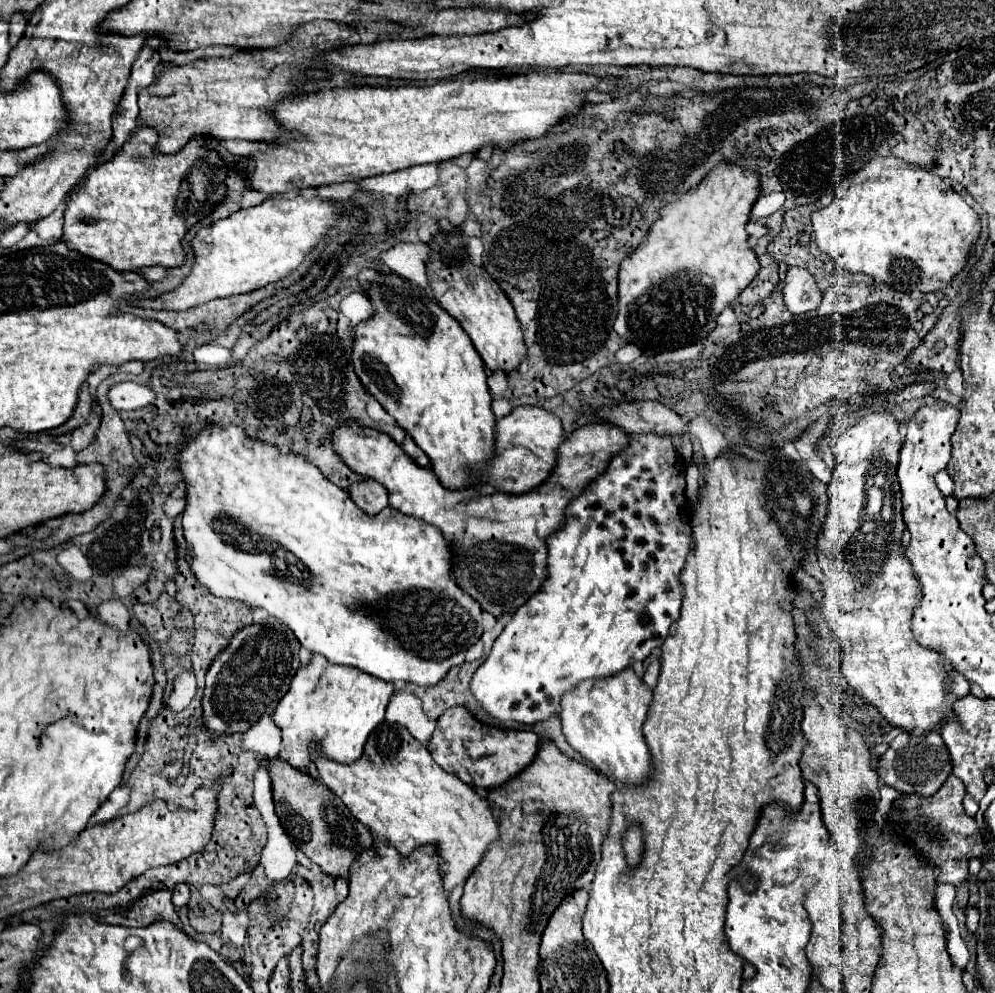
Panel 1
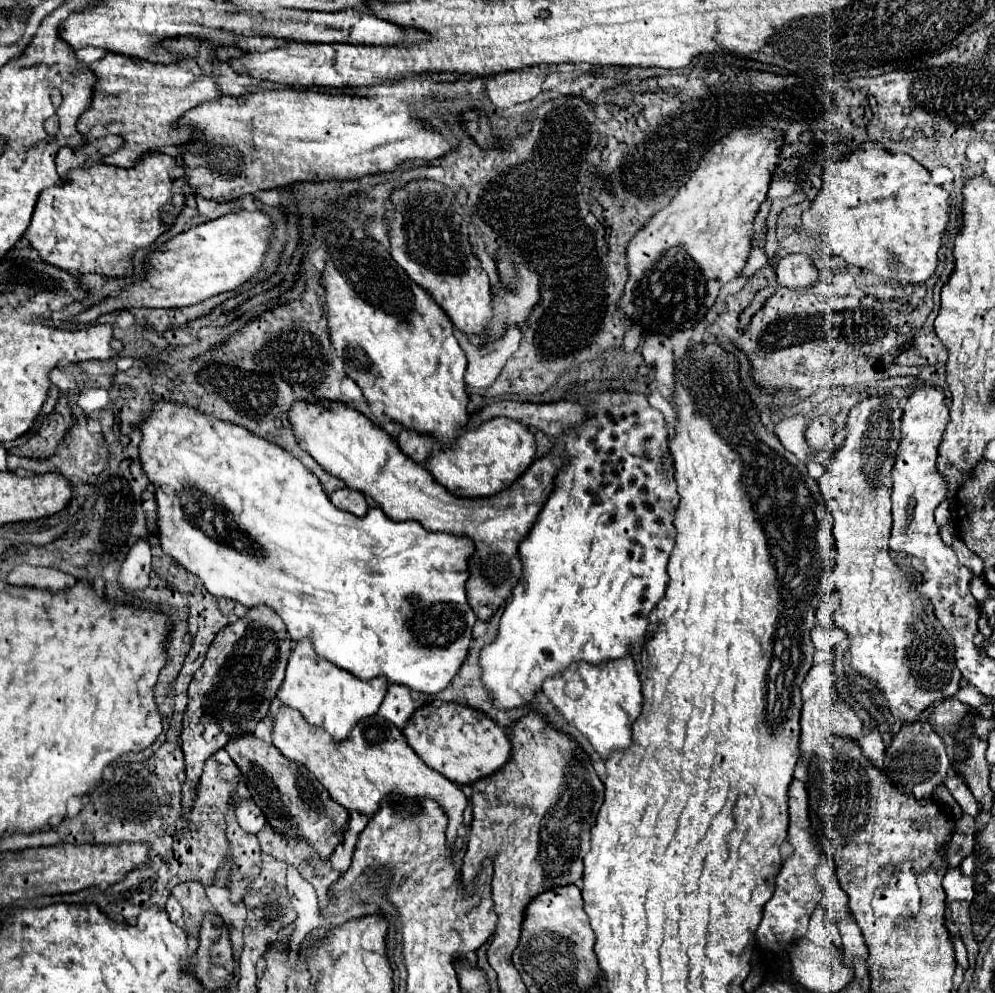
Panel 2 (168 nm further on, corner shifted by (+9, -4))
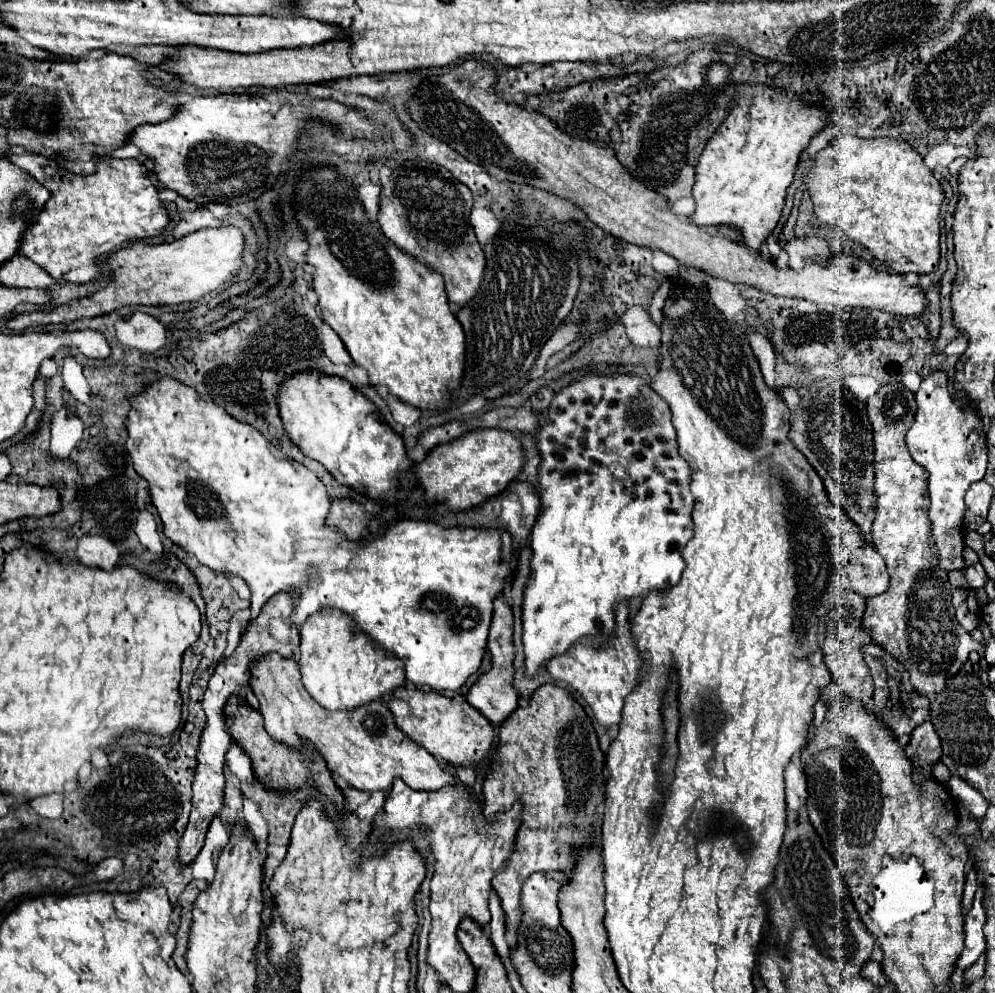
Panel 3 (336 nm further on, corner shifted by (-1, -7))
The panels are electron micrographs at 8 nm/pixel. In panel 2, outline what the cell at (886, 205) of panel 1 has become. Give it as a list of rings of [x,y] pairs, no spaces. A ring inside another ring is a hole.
[[[866,143],[844,159],[828,161],[824,165],[822,189],[802,213],[802,223],[818,233],[820,239],[848,263],[870,269],[884,281],[922,283],[930,279],[938,267],[940,239],[948,223],[948,193],[934,185],[930,173],[910,155],[890,153],[878,143]]]

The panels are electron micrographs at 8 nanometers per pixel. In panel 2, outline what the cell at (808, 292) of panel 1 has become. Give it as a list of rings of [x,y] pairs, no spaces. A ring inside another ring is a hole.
[[[790,253],[782,257],[776,265],[776,273],[778,273],[780,285],[786,285],[788,289],[810,287],[818,275],[816,265],[806,253]]]

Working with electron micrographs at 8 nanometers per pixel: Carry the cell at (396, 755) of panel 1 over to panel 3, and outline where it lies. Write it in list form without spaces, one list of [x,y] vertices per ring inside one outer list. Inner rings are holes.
[[[268,654],[268,656],[260,658],[250,670],[252,670],[252,690],[258,698],[260,714],[262,714],[264,724],[266,724],[266,732],[276,742],[282,742],[282,744],[296,748],[300,752],[306,750],[306,744],[310,742],[316,748],[316,752],[326,760],[328,770],[332,774],[338,774],[340,778],[344,778],[350,788],[370,792],[370,794],[376,790],[386,792],[388,788],[392,788],[394,778],[402,778],[410,788],[428,790],[428,792],[442,790],[448,784],[450,786],[456,784],[456,778],[450,772],[442,770],[438,760],[428,750],[424,750],[422,746],[412,742],[408,736],[404,736],[404,732],[398,730],[398,726],[394,724],[394,716],[384,702],[368,704],[364,708],[358,708],[356,712],[324,712],[312,700],[312,696],[308,696],[308,692],[304,692],[304,686],[300,684],[298,664],[292,658],[288,660],[288,658],[282,658],[278,654]]]

